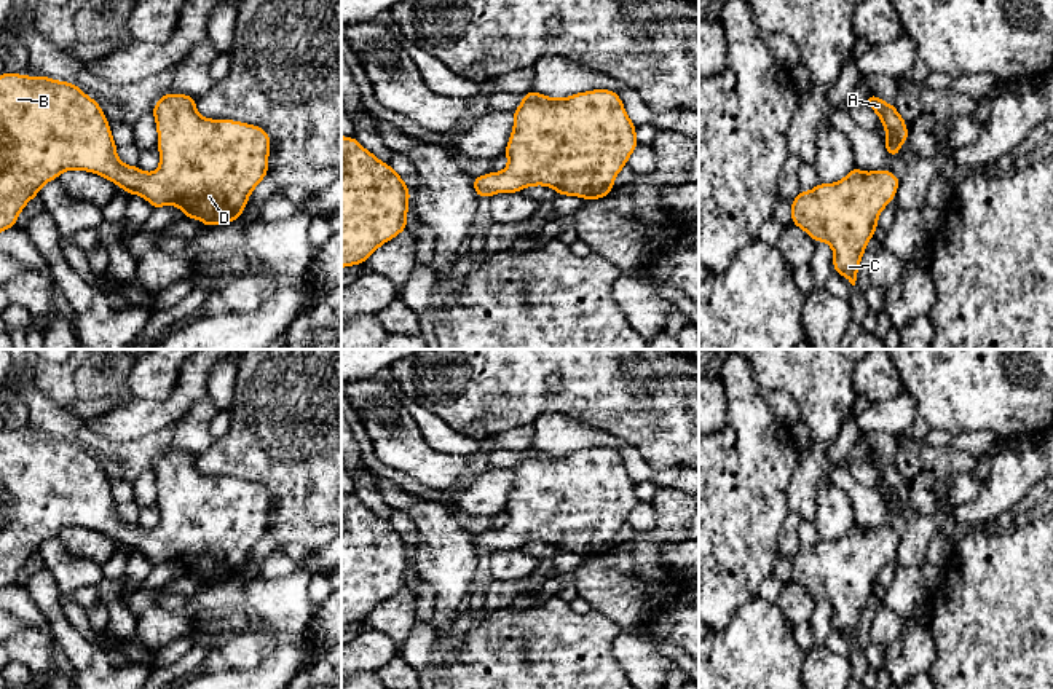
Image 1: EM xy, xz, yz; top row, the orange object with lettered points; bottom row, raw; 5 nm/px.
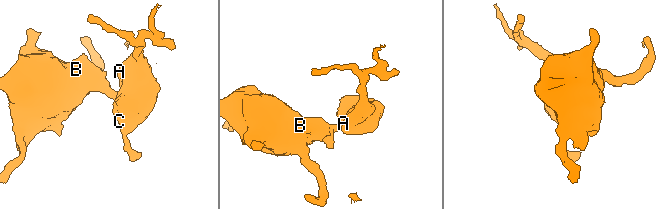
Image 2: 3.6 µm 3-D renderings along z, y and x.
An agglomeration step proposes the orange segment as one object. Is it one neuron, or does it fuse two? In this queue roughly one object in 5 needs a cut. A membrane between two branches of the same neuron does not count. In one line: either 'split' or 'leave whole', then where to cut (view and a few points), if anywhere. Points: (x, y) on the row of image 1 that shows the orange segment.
leave whole | no cut

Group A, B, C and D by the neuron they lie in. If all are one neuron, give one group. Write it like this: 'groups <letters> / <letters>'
groups A B C D

